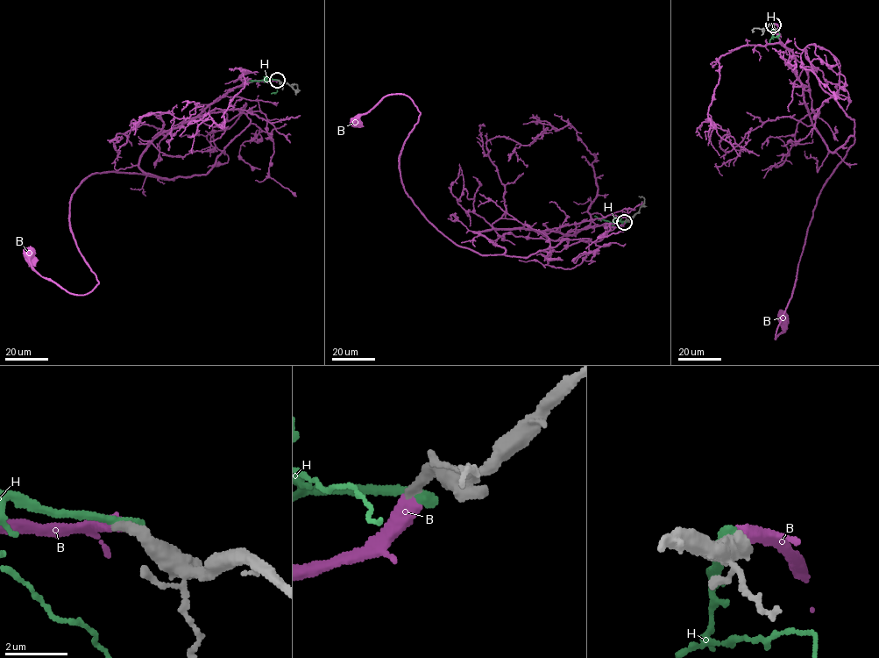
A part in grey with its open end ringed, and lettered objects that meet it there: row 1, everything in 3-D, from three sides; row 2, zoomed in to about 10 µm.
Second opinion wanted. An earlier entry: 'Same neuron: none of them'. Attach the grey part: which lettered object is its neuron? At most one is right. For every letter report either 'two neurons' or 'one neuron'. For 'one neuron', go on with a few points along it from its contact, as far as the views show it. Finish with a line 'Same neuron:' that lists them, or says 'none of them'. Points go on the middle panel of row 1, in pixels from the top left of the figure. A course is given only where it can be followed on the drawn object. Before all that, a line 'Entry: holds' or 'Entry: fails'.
Entry: fails
B: one neuron; course (625, 221), (474, 232), (505, 249), (482, 255), (405, 189), (400, 154), (420, 113), (407, 96), (355, 122)
H: two neurons
Same neuron: B

